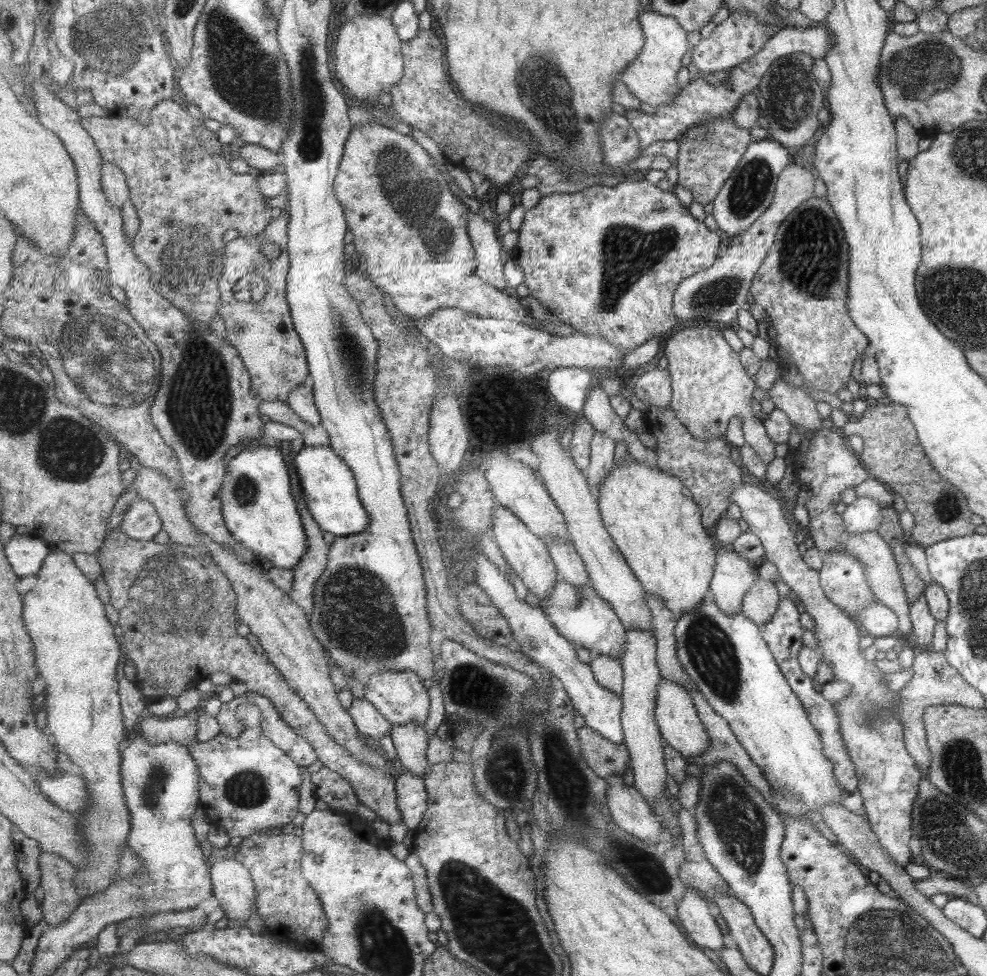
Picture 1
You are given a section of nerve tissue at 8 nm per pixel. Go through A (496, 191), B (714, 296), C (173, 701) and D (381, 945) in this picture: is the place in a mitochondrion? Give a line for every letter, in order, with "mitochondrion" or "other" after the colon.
A: other
B: mitochondrion
C: other
D: mitochondrion

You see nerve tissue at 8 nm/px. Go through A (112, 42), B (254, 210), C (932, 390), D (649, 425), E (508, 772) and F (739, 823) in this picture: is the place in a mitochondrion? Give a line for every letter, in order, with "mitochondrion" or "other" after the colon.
A: mitochondrion
B: other
C: other
D: other
E: mitochondrion
F: mitochondrion

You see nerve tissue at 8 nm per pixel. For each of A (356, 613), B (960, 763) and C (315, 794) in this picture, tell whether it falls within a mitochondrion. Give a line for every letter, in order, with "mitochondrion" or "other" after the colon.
A: mitochondrion
B: mitochondrion
C: other

